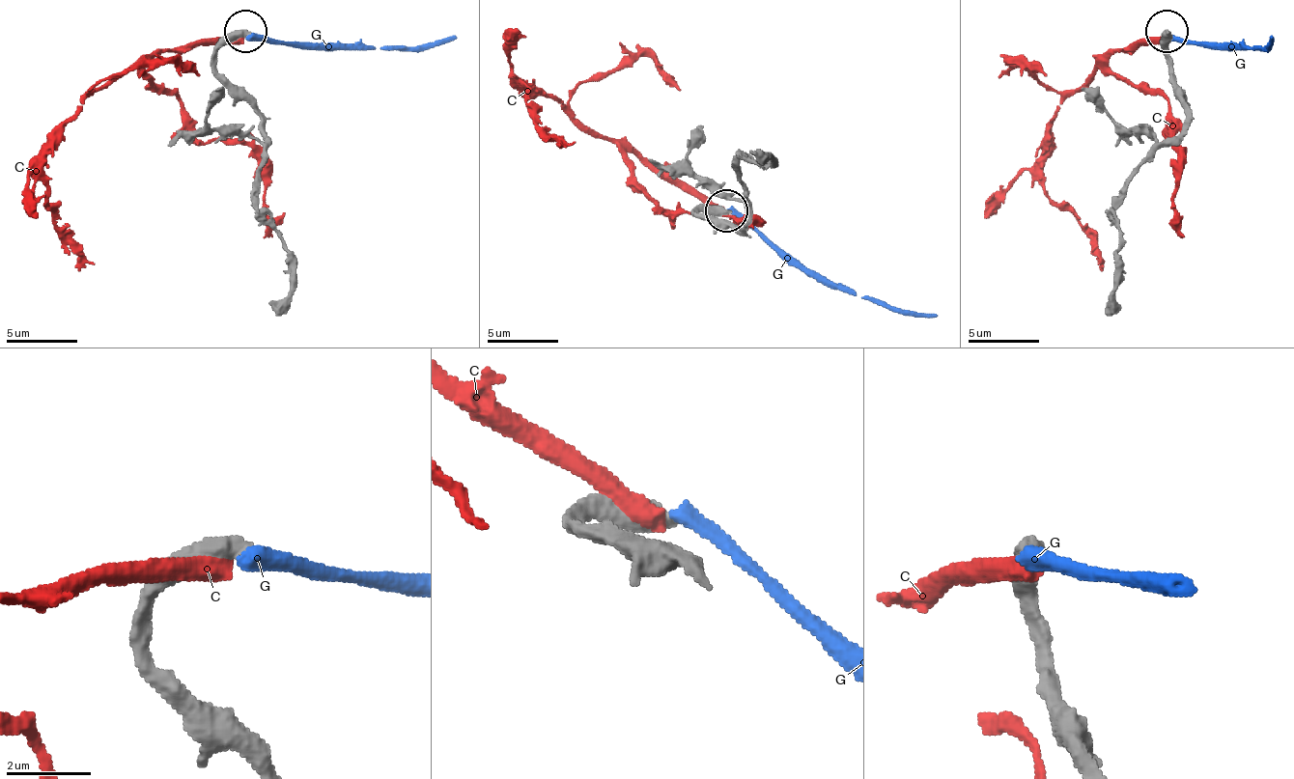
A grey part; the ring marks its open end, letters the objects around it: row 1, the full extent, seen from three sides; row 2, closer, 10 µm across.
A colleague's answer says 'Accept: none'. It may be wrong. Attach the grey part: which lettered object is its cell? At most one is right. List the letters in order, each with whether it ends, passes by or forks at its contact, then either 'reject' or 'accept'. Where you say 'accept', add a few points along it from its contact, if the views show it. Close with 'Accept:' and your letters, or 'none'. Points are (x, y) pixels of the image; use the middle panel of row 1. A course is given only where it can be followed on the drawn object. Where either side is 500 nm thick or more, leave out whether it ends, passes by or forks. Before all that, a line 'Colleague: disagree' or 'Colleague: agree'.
Colleague: agree
C: reject
G: reject
Accept: none

